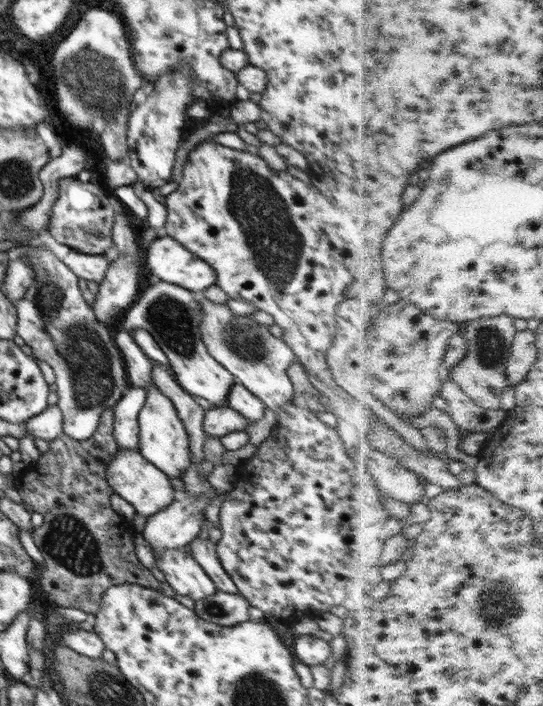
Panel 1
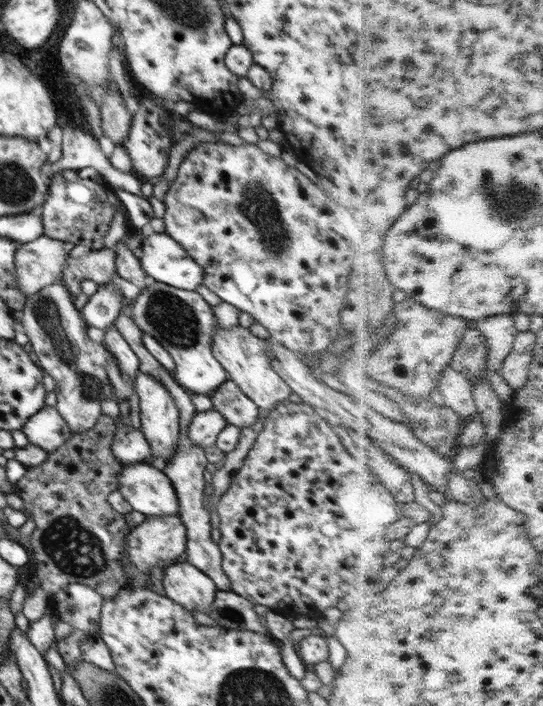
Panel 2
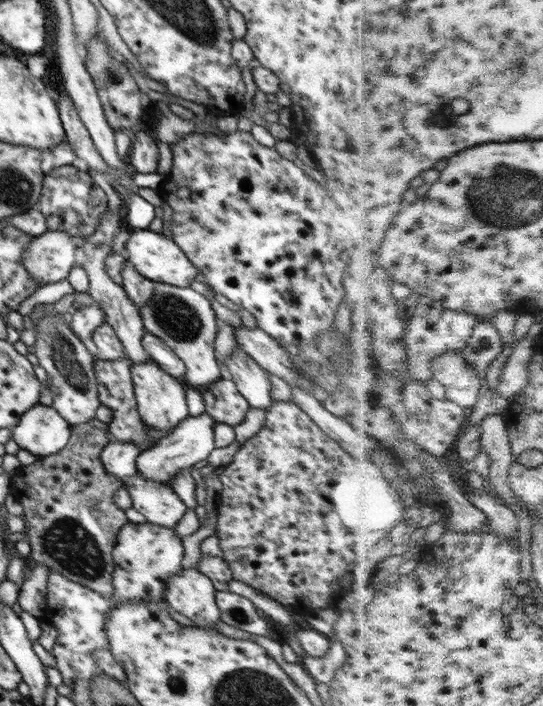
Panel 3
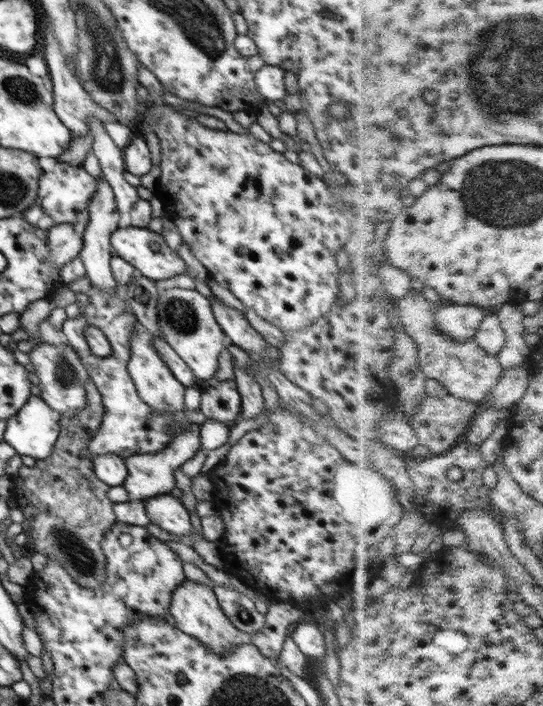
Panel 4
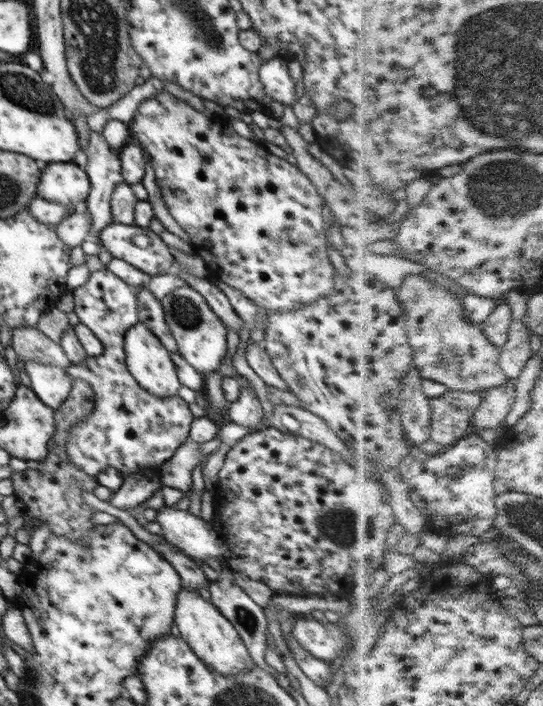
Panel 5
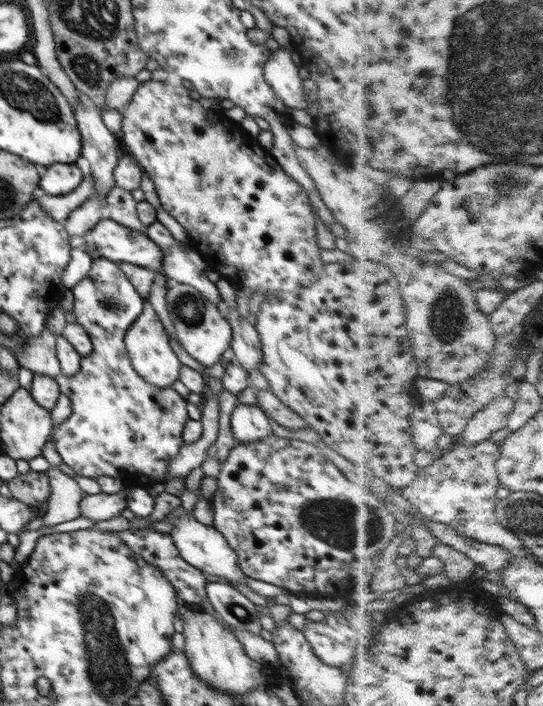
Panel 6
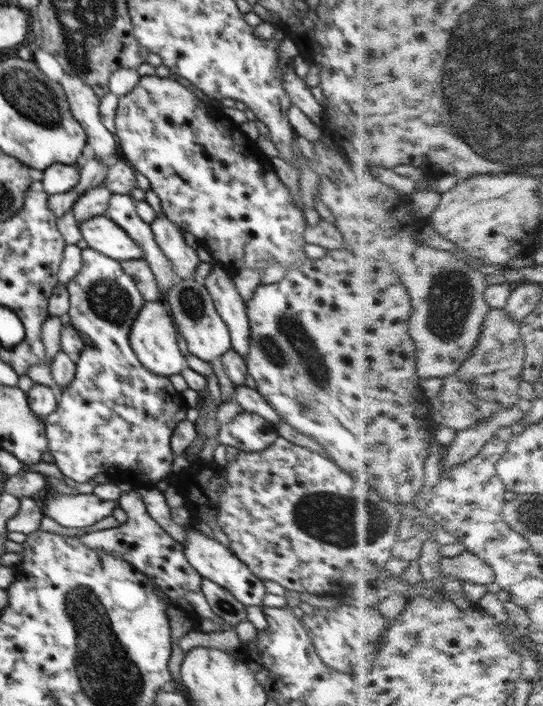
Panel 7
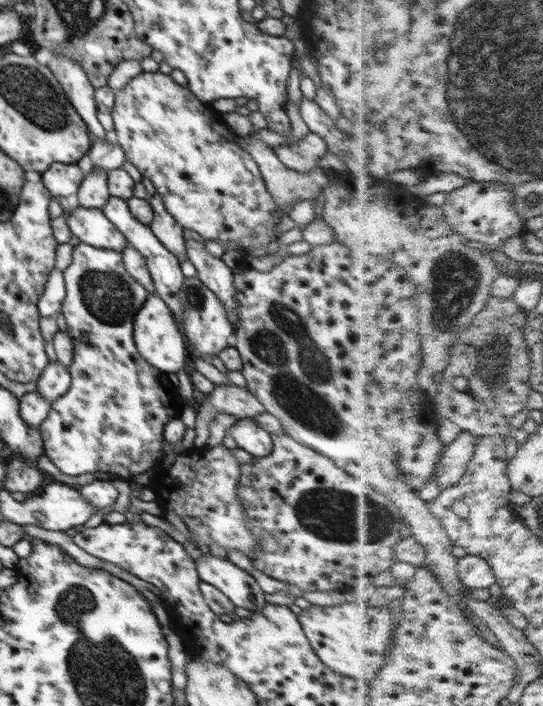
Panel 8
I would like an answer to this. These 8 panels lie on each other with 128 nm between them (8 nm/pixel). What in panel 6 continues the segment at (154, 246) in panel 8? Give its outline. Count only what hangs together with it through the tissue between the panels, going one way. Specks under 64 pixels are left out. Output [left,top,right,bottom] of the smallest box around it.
[104,186,145,233]

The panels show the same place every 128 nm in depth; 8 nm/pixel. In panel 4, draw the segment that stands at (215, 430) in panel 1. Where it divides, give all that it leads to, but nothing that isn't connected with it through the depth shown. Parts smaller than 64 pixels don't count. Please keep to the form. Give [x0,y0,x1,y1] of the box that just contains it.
[124,423,202,501]

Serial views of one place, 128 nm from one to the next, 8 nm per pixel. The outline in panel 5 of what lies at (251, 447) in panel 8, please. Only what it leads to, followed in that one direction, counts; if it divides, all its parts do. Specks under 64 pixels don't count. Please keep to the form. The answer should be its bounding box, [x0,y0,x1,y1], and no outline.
[227,387,264,432]

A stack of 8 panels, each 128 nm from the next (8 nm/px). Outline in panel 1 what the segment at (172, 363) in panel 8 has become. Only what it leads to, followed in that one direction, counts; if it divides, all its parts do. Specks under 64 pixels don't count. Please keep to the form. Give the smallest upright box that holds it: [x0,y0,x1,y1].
[139,386,191,478]

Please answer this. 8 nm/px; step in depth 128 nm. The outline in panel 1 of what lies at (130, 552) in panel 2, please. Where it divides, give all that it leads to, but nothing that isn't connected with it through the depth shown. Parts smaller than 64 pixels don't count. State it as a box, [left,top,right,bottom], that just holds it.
[142,490,221,553]

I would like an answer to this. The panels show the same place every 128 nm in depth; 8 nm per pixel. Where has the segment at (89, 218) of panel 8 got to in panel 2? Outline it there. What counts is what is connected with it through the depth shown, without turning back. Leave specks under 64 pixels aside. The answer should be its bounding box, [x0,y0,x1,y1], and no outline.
[139,232,204,291]

